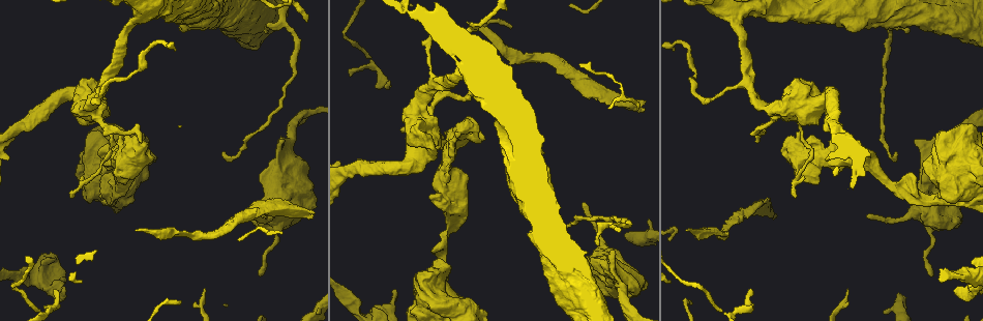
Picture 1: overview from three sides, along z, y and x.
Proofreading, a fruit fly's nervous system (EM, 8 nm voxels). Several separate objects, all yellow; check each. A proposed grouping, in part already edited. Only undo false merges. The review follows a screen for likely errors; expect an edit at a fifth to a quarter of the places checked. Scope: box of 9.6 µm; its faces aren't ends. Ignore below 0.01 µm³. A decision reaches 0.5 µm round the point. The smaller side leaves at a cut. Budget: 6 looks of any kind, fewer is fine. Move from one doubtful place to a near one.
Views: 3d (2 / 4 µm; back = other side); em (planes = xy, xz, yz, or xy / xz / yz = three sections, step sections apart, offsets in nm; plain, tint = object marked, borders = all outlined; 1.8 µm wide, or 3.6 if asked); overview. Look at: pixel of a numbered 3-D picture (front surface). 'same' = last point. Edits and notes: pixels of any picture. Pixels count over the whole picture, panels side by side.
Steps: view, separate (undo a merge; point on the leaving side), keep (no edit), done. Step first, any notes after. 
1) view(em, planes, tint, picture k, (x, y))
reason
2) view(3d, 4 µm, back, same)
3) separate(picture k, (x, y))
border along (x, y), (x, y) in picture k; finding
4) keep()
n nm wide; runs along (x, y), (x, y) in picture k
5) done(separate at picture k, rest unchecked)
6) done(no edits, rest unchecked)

view(em, 3.6 µm, planes, tint, picture 1, (427, 132))
thin neck

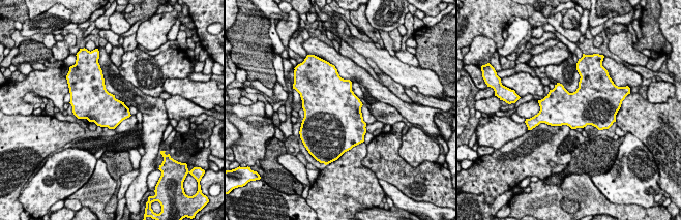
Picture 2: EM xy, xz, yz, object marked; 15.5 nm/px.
keep()
all the same neuron

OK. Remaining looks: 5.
view(em, 3.6 µm, planes, plain, picture 1, (978, 198))
calibre changes

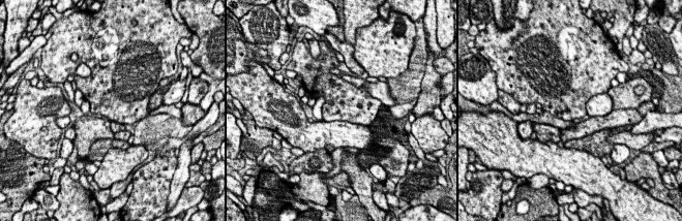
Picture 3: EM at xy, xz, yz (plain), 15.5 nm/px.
view(em, 3.6 µm, planes, tint, same)

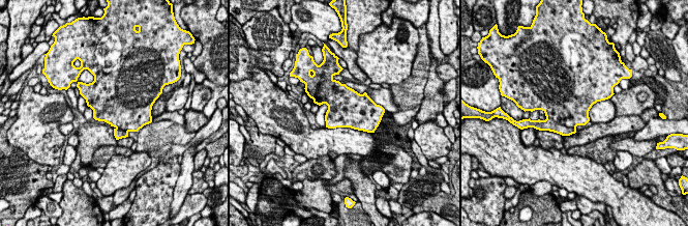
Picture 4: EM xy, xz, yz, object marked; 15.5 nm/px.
separate(picture 4, (548, 124))
600 nm wide; border along (546, 117), (575, 129) in picture 4; a second neuron is stuck on

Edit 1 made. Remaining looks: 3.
view(overview)

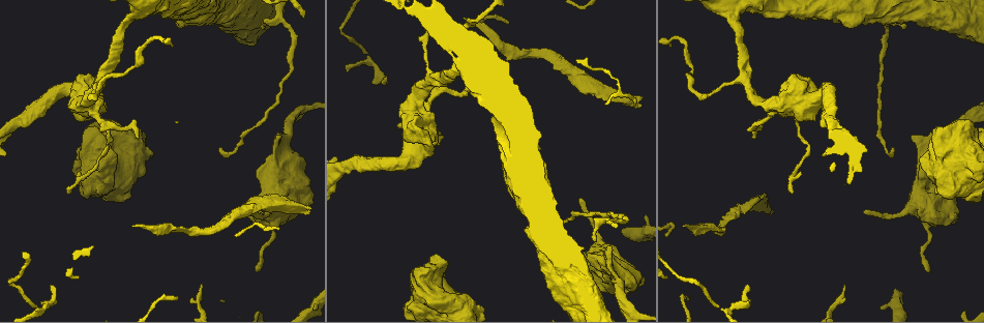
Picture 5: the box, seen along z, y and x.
view(em, xz, step 16, tint, picture 5, (599, 239))

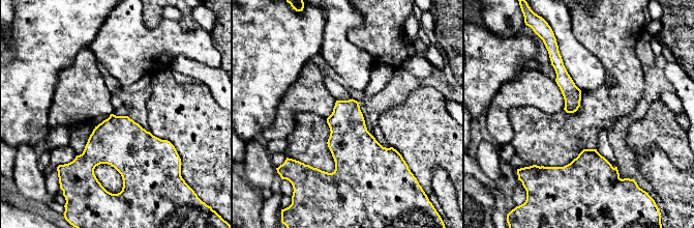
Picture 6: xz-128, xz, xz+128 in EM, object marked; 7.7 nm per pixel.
view(em, planes, tint, same)

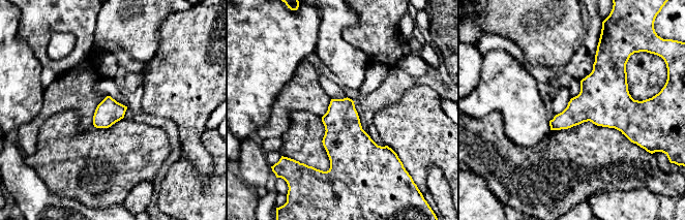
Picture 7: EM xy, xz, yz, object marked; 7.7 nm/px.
keep()
200 nm wide; all the same neuron

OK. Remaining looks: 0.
done(separate at picture 4, rest unchecked)

